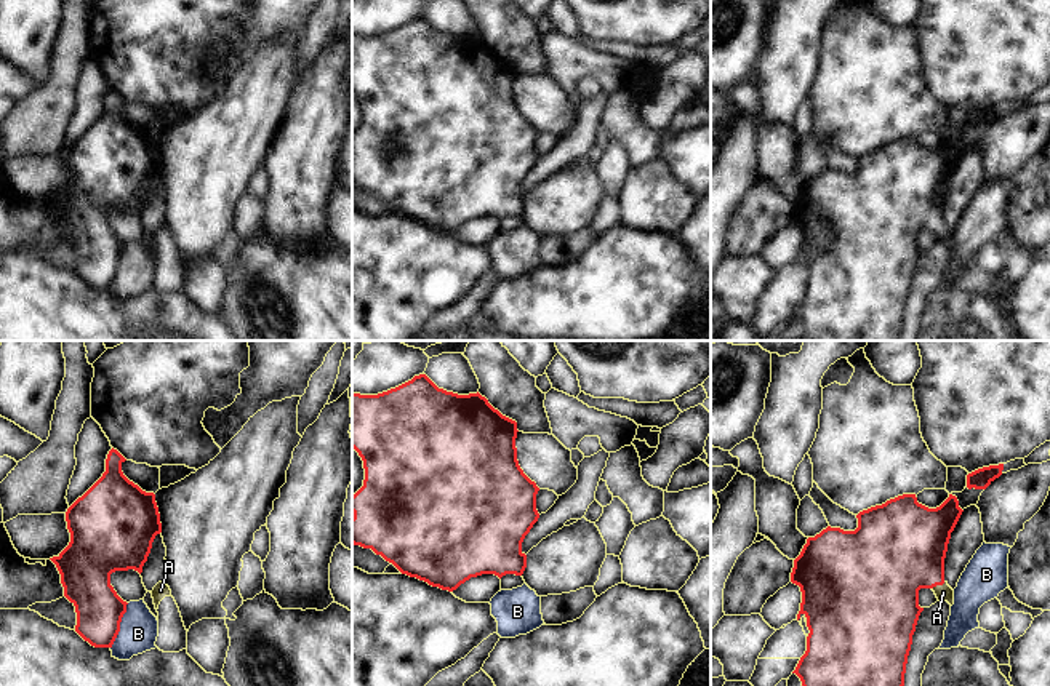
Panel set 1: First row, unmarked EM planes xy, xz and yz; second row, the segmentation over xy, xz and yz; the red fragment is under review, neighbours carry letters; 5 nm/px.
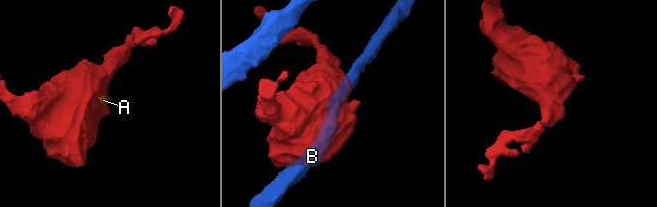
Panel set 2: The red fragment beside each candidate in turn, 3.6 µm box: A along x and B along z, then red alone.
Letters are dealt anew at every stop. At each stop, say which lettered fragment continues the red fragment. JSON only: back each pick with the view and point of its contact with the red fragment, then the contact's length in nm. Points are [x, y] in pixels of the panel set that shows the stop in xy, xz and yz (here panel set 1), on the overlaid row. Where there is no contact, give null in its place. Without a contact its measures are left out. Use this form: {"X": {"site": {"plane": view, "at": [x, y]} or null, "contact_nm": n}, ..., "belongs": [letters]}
{"A": {"site": {"plane": "yz", "at": [938, 584]}, "contact_nm": 80}, "belongs": ["A"]}

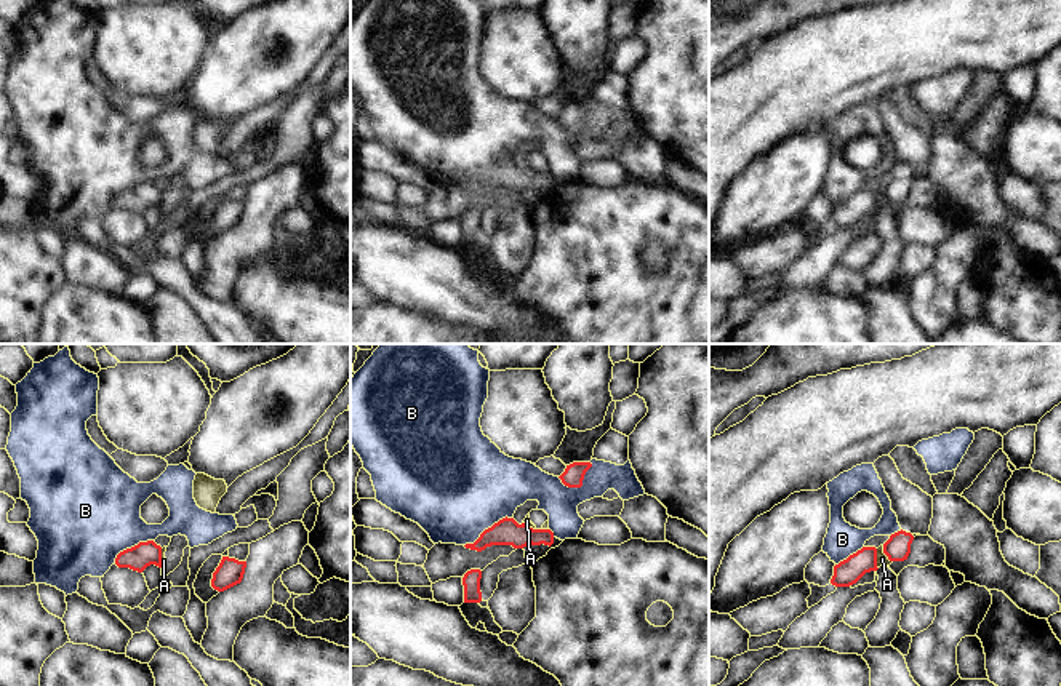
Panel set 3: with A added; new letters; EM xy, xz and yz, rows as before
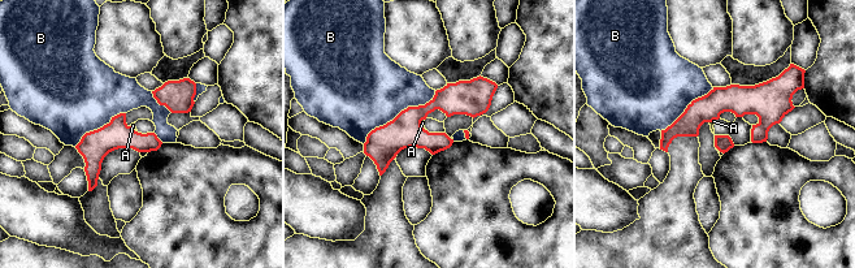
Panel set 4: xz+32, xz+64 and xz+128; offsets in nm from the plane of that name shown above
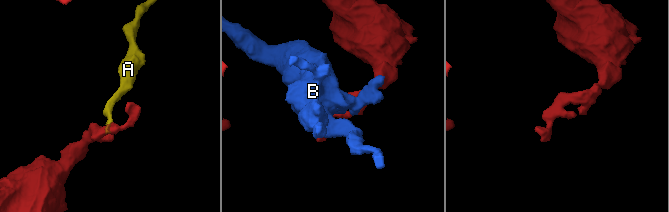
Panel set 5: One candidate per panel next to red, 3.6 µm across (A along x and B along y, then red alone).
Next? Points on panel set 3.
{"belongs": []}

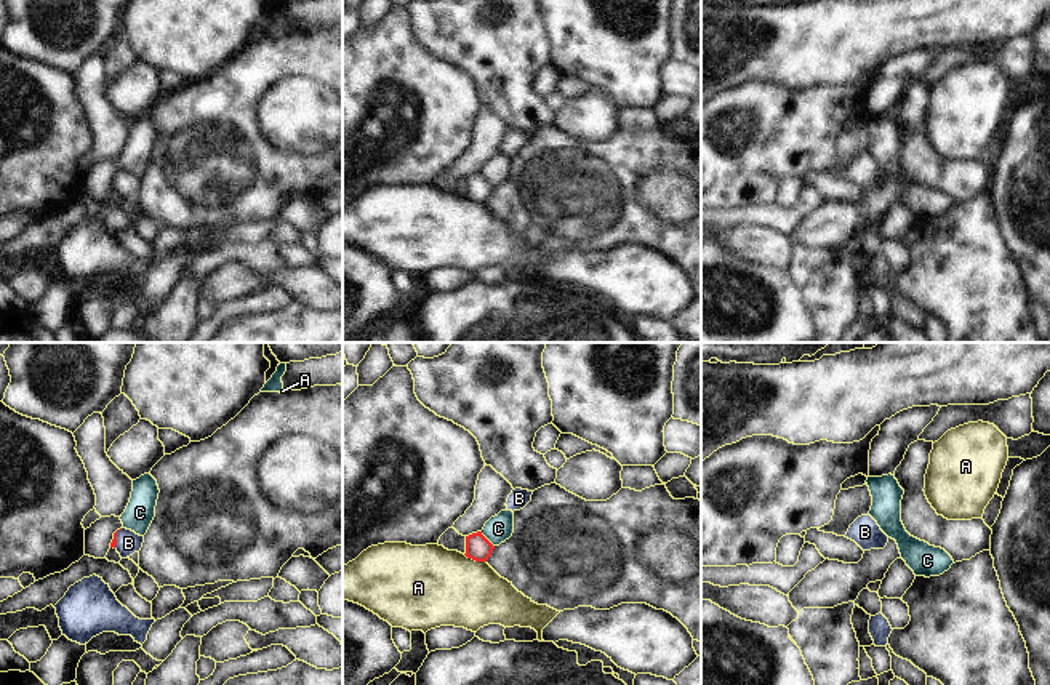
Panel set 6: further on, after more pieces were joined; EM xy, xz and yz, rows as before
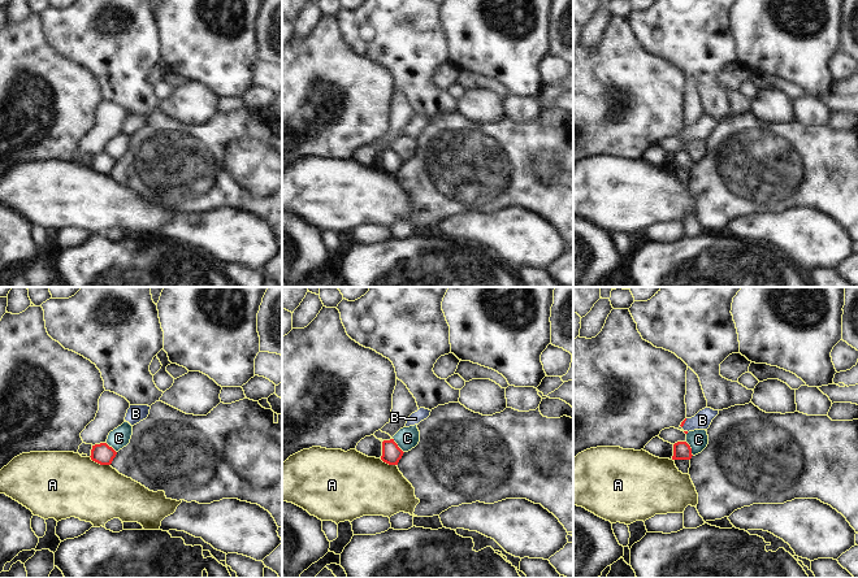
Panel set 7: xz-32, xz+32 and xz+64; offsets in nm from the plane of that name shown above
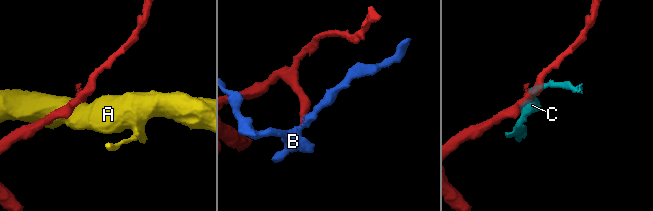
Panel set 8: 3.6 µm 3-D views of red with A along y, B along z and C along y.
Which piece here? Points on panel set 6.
{"B": {"site": {"plane": "xy", "at": [116, 538]}, "contact_nm": 110}, "belongs": ["B"]}

